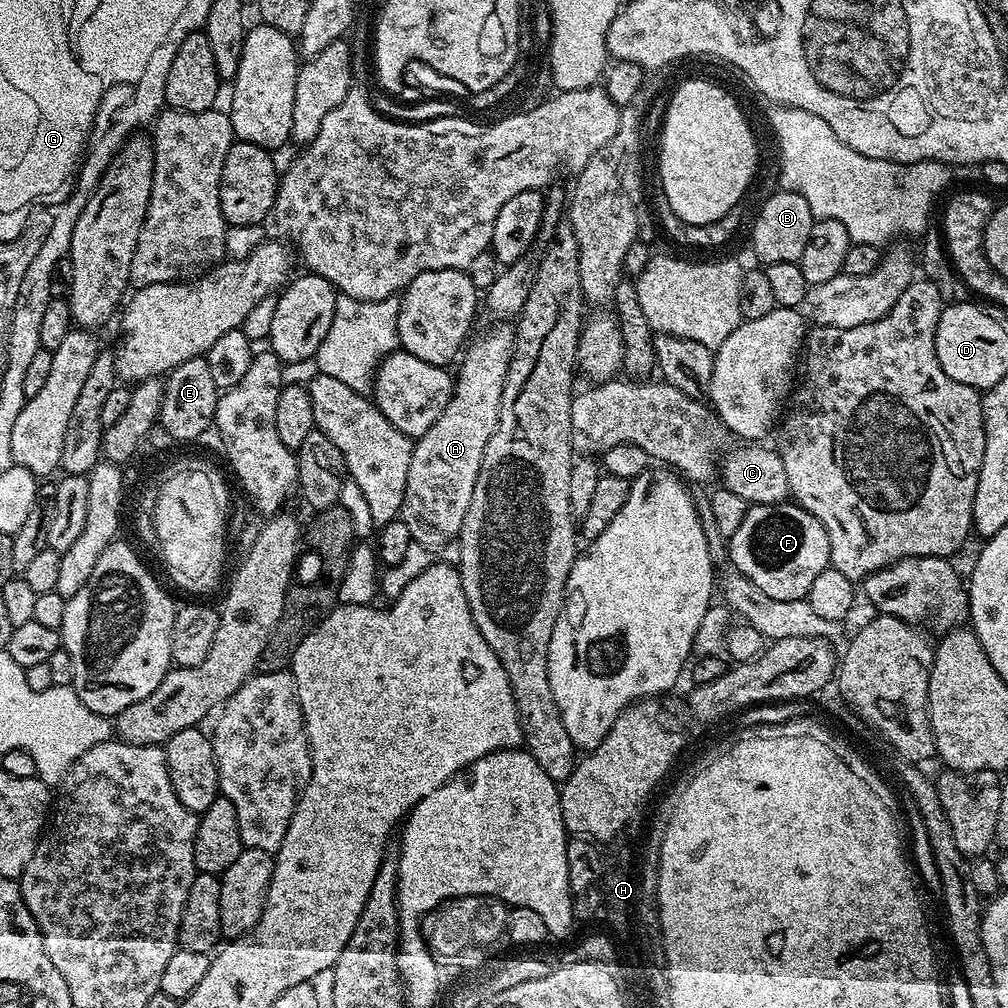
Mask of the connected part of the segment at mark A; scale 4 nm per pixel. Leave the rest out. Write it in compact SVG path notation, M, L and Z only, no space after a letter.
M508 322L493 324L496 325L463 349L446 410L412 445L410 474L406 474L406 494L399 519L410 526L410 534L419 547L421 544L424 548L440 548L459 537L462 518L470 510L474 482L478 482L486 442L490 442L490 434L498 426L508 364L516 349L516 329Z

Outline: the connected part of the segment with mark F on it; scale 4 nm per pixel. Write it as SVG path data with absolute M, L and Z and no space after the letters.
M795 502L751 505L742 526L728 540L731 567L770 598L803 600L822 570L830 567L830 538L826 526Z

